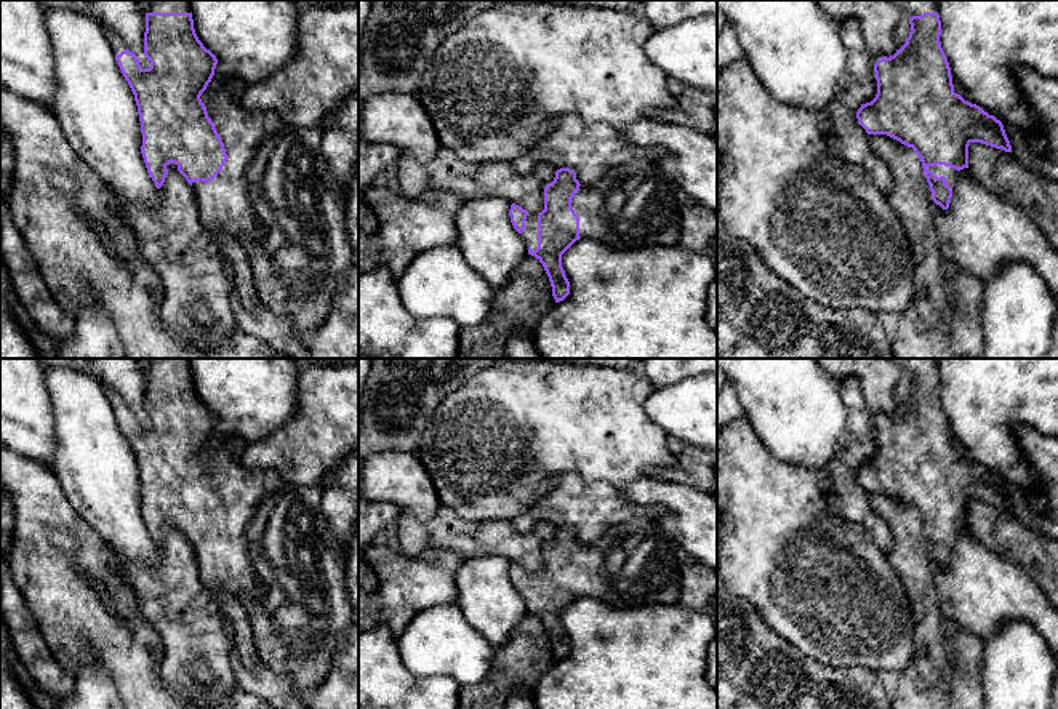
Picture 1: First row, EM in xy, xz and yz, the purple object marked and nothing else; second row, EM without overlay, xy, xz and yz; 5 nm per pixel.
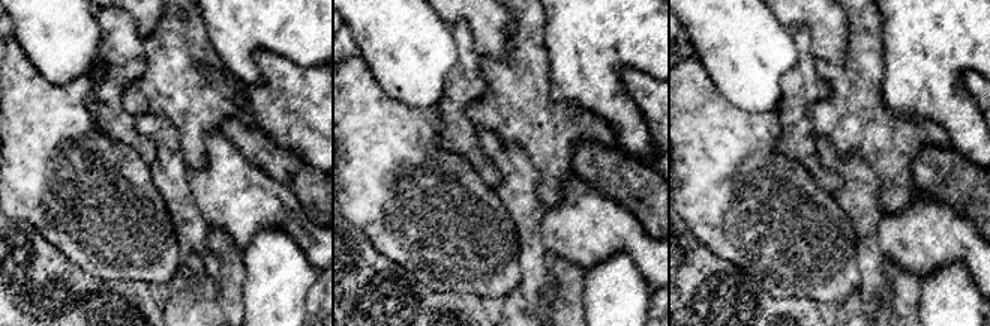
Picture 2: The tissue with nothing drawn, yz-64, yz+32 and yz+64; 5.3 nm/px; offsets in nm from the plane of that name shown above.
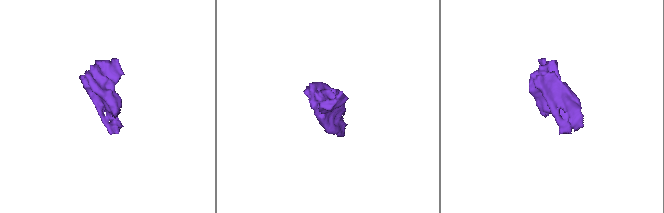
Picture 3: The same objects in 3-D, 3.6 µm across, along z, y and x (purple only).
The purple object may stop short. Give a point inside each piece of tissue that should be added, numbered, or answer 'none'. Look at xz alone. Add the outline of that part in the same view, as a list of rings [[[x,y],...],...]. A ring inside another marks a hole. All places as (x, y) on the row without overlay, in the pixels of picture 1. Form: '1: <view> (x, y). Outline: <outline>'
1: xz (634, 565). Outline: [[[653,517],[616,525],[571,557],[579,595],[624,610],[679,603],[682,575],[693,563]]]

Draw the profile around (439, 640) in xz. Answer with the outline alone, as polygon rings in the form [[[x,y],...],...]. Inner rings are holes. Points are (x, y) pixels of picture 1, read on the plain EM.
[[[458,603],[419,611],[397,637],[397,647],[413,675],[448,675],[459,687],[480,683],[496,655],[496,647],[467,623]]]

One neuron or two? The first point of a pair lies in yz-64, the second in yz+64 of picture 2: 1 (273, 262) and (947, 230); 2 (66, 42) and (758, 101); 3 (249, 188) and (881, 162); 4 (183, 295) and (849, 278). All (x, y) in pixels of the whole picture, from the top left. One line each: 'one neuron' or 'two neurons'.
1: two neurons
2: one neuron
3: two neurons
4: two neurons

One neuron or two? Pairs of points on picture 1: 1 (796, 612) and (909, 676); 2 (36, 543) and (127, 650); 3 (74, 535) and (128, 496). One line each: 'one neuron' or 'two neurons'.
1: two neurons
2: one neuron
3: two neurons

